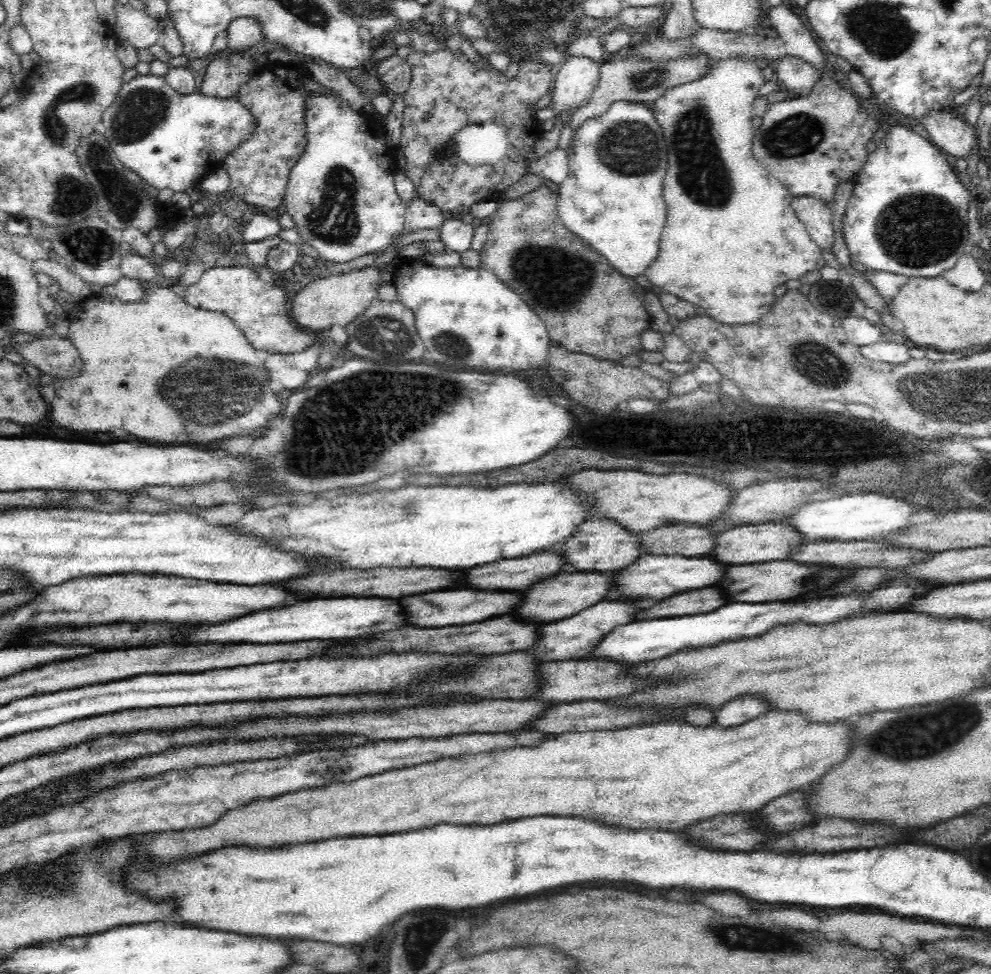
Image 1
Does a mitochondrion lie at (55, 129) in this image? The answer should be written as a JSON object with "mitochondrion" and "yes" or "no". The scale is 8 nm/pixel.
{"mitochondrion":"yes"}

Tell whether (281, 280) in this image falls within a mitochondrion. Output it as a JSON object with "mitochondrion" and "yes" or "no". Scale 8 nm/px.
{"mitochondrion":"no"}

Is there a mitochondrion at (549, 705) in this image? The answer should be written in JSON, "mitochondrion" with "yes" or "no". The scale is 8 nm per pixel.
{"mitochondrion":"no"}

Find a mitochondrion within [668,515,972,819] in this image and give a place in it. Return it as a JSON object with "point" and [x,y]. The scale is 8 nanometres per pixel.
{"point":[818,578]}

